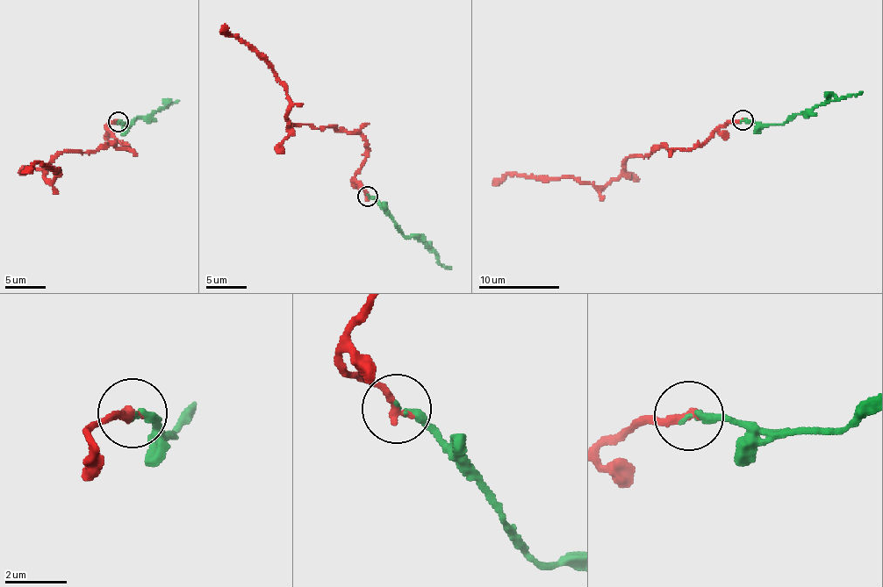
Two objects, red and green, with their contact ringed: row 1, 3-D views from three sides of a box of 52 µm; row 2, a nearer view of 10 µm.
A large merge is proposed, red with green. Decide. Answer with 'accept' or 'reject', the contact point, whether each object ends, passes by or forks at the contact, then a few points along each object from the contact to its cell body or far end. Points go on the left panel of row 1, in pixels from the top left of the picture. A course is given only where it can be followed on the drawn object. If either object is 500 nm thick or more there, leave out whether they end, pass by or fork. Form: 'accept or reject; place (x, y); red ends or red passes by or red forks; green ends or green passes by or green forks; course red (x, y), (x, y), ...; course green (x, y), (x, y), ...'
accept; place (118, 121); red ends; green ends; course red (118, 122), (106, 129), (126, 147), (61, 152), (46, 168), (46, 179), (61, 176), (39, 161), (21, 173); course green (118, 122), (130, 127), (137, 116), (153, 117), (163, 109), (168, 102), (177, 100)

